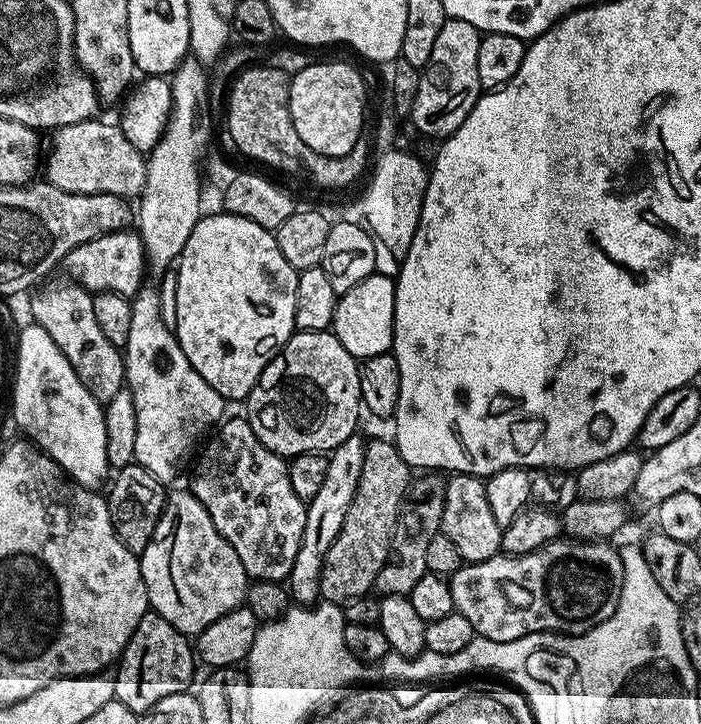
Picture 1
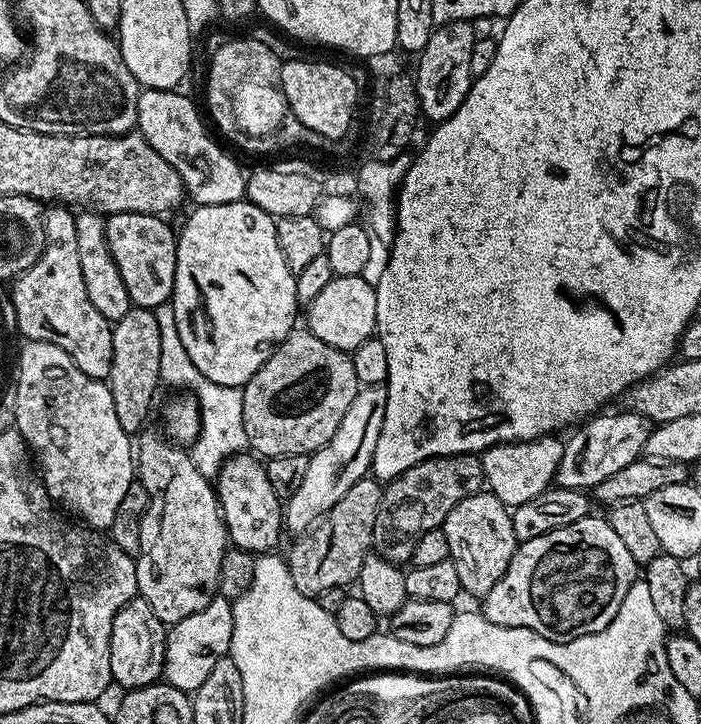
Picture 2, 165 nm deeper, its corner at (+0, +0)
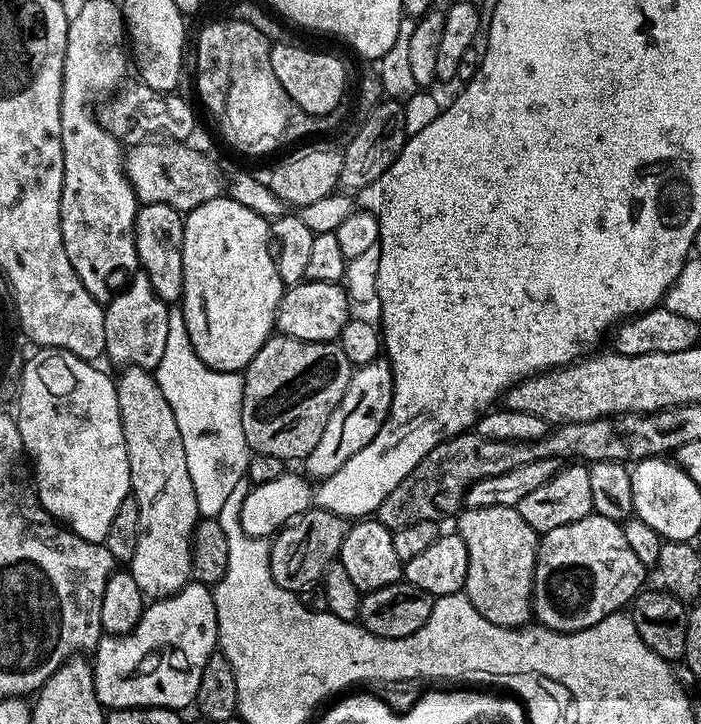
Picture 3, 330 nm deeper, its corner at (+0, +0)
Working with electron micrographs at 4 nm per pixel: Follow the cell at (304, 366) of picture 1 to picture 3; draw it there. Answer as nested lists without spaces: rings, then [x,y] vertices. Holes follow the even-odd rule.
[[[274,334],[254,354],[242,375],[242,430],[253,453],[274,454],[285,462],[303,461],[318,446],[330,414],[342,402],[354,365],[336,342],[306,342]]]

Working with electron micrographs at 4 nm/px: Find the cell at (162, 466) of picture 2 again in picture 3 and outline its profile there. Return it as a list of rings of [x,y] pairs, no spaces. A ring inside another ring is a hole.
[[[124,368],[121,373],[115,377],[118,414],[122,418],[122,434],[126,438],[126,454],[130,462],[131,495],[136,497],[140,511],[138,550],[134,550],[130,571],[145,597],[173,596],[193,579],[192,538],[201,519],[198,501],[194,499],[194,485],[190,483],[190,470],[186,470],[186,449],[182,446],[178,422],[174,422],[174,410],[170,410],[170,402],[166,402],[162,395],[155,375],[146,368]]]

